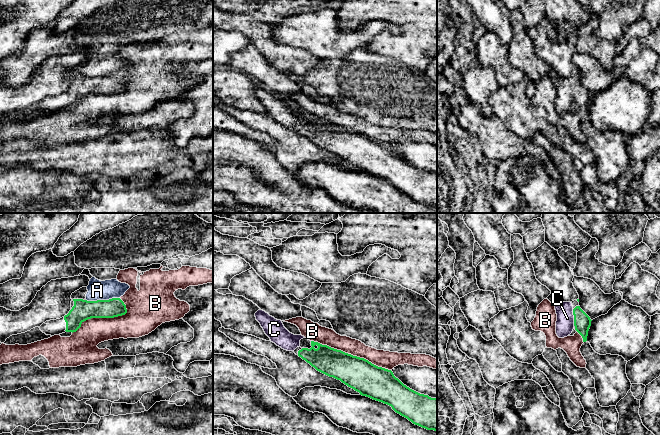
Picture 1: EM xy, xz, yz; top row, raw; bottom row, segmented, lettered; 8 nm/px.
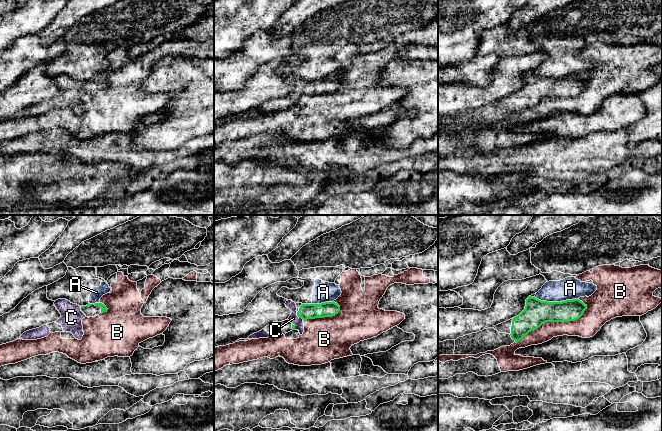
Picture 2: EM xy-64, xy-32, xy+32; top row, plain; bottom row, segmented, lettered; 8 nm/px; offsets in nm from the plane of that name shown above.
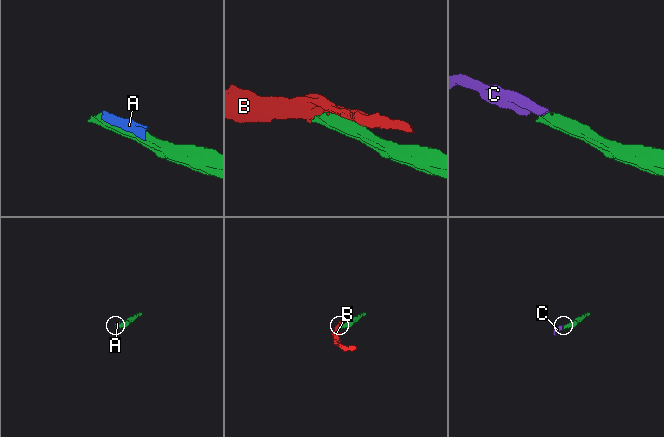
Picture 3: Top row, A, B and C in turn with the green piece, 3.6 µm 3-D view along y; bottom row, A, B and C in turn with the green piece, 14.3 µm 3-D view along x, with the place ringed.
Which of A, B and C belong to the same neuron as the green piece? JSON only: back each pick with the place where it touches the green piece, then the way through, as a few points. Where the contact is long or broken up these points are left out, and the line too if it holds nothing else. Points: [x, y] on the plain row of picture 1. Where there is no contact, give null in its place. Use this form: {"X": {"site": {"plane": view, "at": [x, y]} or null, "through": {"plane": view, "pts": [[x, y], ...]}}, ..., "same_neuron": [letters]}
{"C": {"site": {"plane": "yz", "at": [574, 93]}, "through": {"plane": "yz", "pts": [[582, 98], [574, 93], [565, 95]]}}, "same_neuron": ["C"]}

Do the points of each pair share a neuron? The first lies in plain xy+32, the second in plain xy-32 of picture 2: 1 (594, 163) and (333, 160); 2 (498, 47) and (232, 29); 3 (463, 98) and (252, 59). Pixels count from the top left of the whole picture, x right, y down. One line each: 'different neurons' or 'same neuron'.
1: same neuron
2: different neurons
3: different neurons

